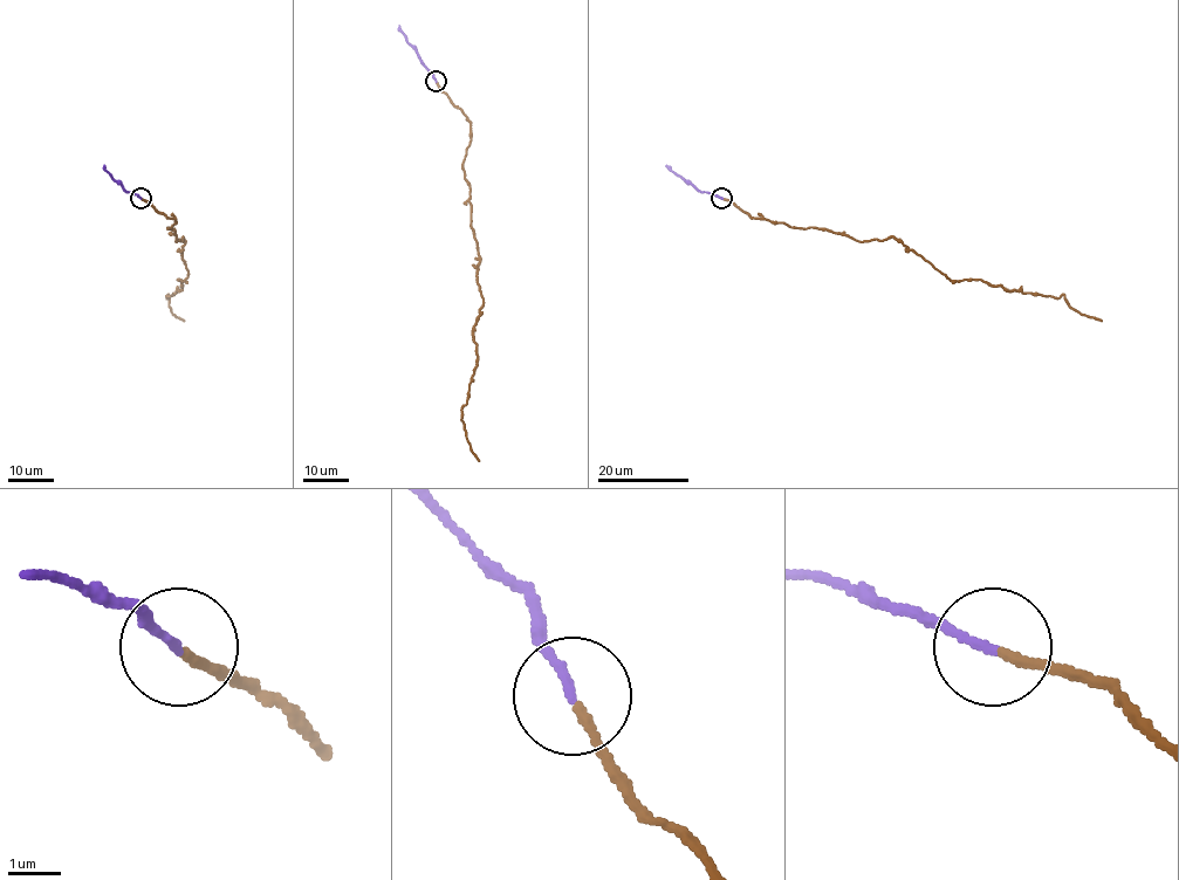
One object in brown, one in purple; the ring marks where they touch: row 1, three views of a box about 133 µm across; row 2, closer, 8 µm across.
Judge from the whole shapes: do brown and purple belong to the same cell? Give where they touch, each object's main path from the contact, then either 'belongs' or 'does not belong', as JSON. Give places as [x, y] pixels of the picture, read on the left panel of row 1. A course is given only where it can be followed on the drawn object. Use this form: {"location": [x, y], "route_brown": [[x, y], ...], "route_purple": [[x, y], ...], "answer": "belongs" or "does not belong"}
{"location": [141, 198], "route_brown": [[141, 198], [175, 219], [168, 228], [176, 242], [183, 238], [187, 277], [166, 297], [184, 321]], "route_purple": [[141, 198], [125, 191], [103, 165]], "answer": "does not belong"}

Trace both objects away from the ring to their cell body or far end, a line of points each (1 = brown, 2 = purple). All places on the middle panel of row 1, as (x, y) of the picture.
1: (436, 82), (470, 123), (463, 169), (470, 191), (482, 307), (473, 327), (477, 366), (461, 418), (479, 460)
2: (436, 81), (398, 26)

